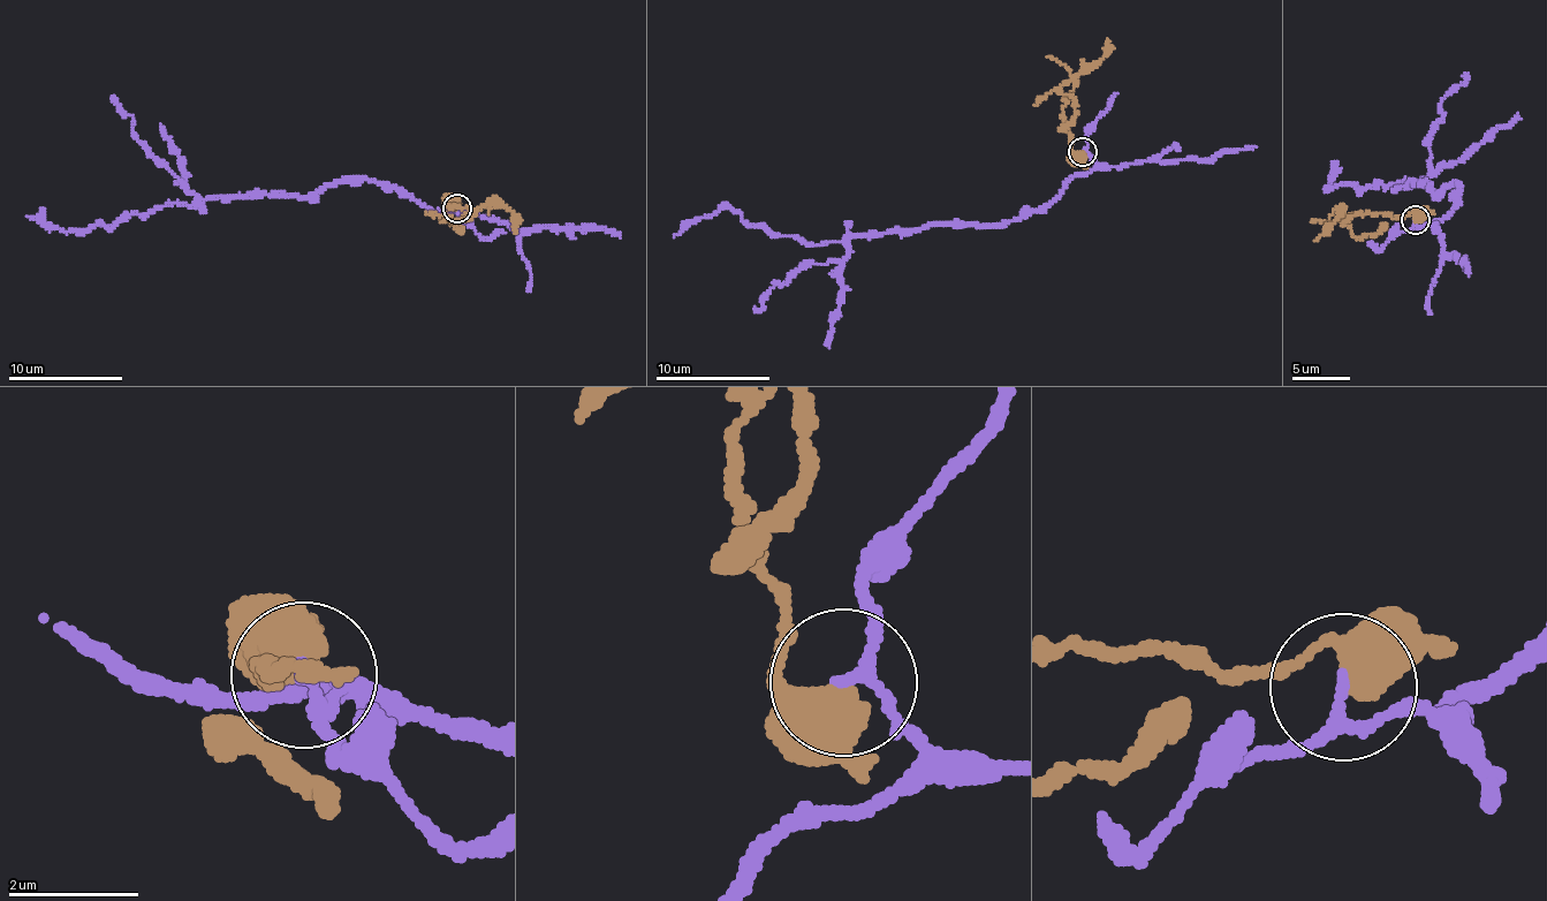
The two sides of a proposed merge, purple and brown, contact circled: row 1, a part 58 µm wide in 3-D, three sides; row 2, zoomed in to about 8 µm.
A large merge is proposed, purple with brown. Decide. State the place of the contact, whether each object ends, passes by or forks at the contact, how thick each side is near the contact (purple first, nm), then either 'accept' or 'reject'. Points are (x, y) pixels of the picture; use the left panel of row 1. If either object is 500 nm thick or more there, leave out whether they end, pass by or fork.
at (456, 207); purple passes by; brown passes by; 170 nm thick on the purple side, 460 nm on the other; reject

